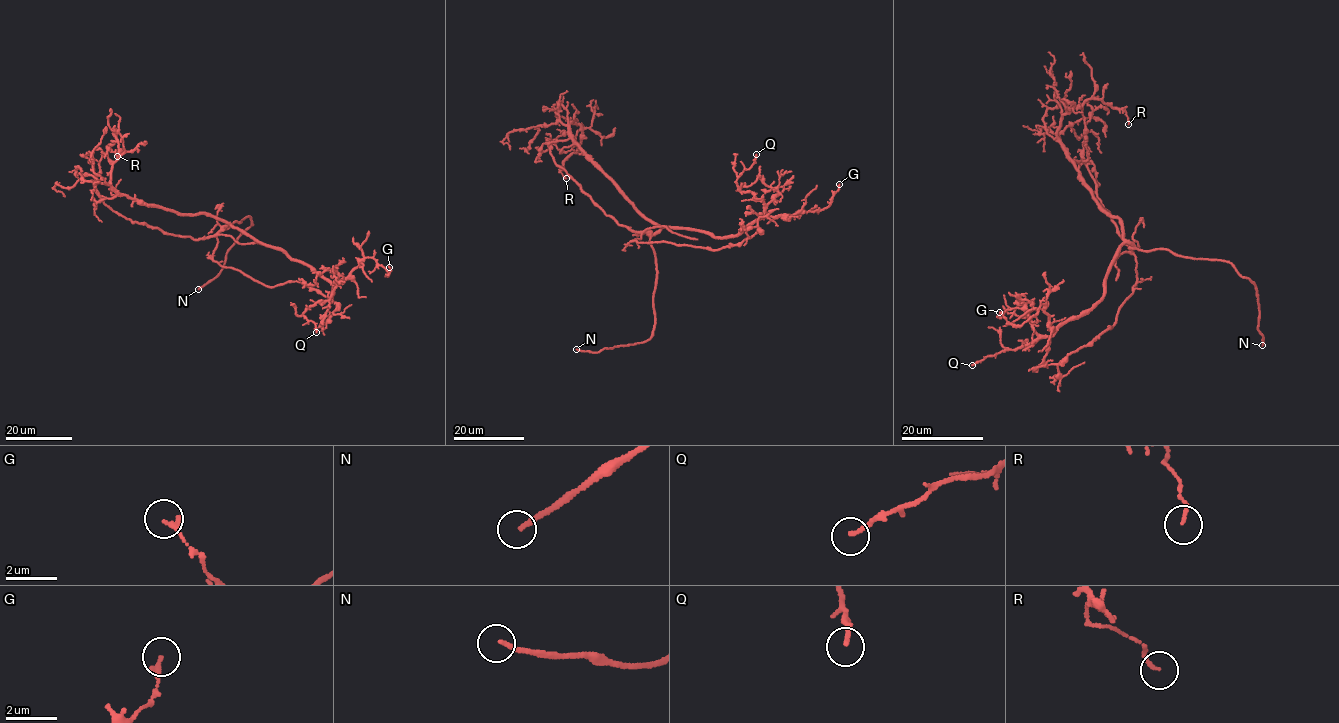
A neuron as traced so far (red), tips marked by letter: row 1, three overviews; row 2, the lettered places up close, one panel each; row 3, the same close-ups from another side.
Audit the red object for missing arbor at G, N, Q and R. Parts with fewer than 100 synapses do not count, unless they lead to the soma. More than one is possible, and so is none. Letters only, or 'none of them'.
N

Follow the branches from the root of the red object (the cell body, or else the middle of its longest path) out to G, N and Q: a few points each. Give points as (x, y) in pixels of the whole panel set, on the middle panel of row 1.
G: (658, 230), (683, 228), (708, 232), (717, 237), (739, 235), (767, 215), (822, 210), (830, 204), (839, 184)
N: (658, 230), (650, 239), (657, 271), (652, 336), (643, 342), (599, 351), (576, 349)
Q: (658, 230), (684, 228), (729, 237), (759, 220), (763, 202), (740, 190), (736, 181), (756, 154)

